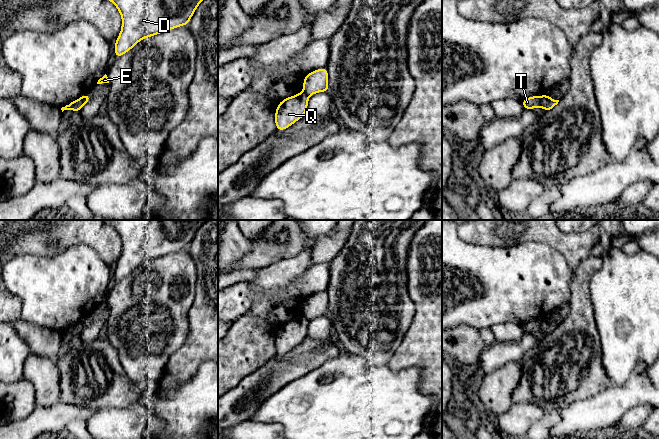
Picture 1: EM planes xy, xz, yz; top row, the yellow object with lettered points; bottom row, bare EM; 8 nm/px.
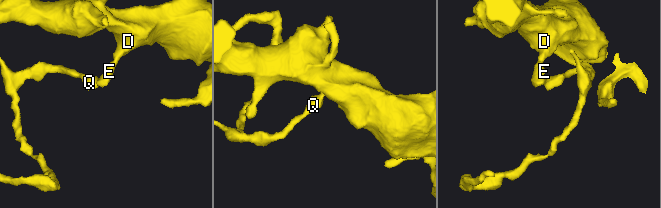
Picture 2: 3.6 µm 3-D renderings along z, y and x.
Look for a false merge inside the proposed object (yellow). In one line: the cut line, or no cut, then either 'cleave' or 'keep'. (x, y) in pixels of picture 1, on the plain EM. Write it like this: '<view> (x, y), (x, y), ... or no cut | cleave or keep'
yz (541, 320), (538, 330) | cleave

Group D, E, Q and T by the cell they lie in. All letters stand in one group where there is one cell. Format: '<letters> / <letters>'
D E T / Q

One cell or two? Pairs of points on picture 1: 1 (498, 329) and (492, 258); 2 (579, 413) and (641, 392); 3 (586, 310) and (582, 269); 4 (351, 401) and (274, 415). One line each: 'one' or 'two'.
1: two
2: one
3: one
4: one

